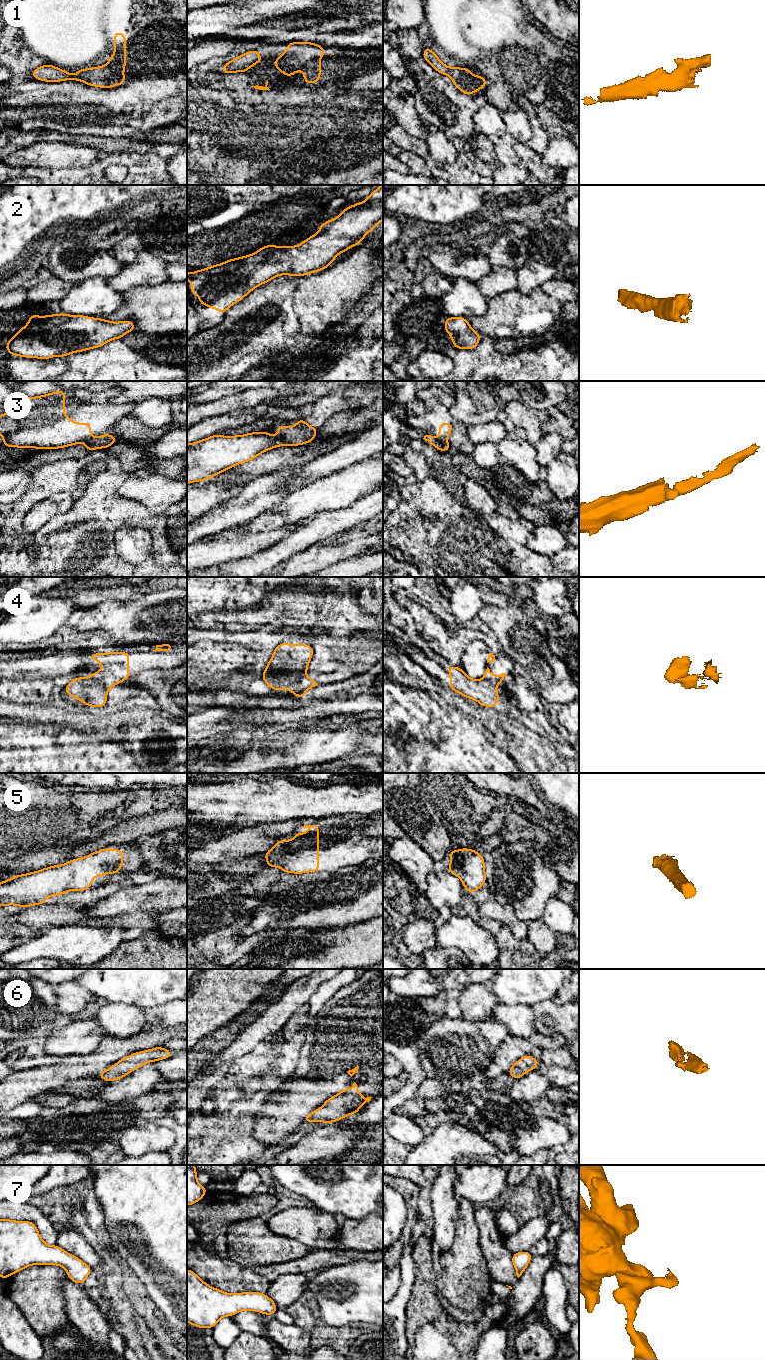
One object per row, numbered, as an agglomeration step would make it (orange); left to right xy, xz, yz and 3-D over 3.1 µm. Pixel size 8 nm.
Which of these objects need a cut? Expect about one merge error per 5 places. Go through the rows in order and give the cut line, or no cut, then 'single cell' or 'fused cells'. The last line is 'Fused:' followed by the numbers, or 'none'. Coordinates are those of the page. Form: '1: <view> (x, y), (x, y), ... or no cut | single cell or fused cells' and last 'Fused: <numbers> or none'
1: no cut | single cell
2: no cut | single cell
3: xz (279, 436), (282, 444) | fused cells
4: xy (88, 677), (99, 681), (107, 690) | fused cells
5: no cut | single cell
6: no cut | single cell
7: no cut | single cell
Fused: 3, 4

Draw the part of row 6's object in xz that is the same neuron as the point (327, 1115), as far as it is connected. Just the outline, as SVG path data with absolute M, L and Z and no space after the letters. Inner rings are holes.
M354 1082L352 1088L345 1088L335 1096L327 1099L323 1106L305 1116L304 1123L333 1123L342 1120L350 1114L359 1113L360 1106L369 1102L372 1097L364 1098Z

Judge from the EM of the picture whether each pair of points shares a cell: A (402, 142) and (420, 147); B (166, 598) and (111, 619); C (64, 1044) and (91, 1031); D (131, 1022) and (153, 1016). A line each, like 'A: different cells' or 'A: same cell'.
A: same cell
B: same cell
C: same cell
D: different cells

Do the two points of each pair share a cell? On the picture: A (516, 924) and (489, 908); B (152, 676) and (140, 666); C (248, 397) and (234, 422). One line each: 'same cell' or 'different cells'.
A: same cell
B: different cells
C: different cells

